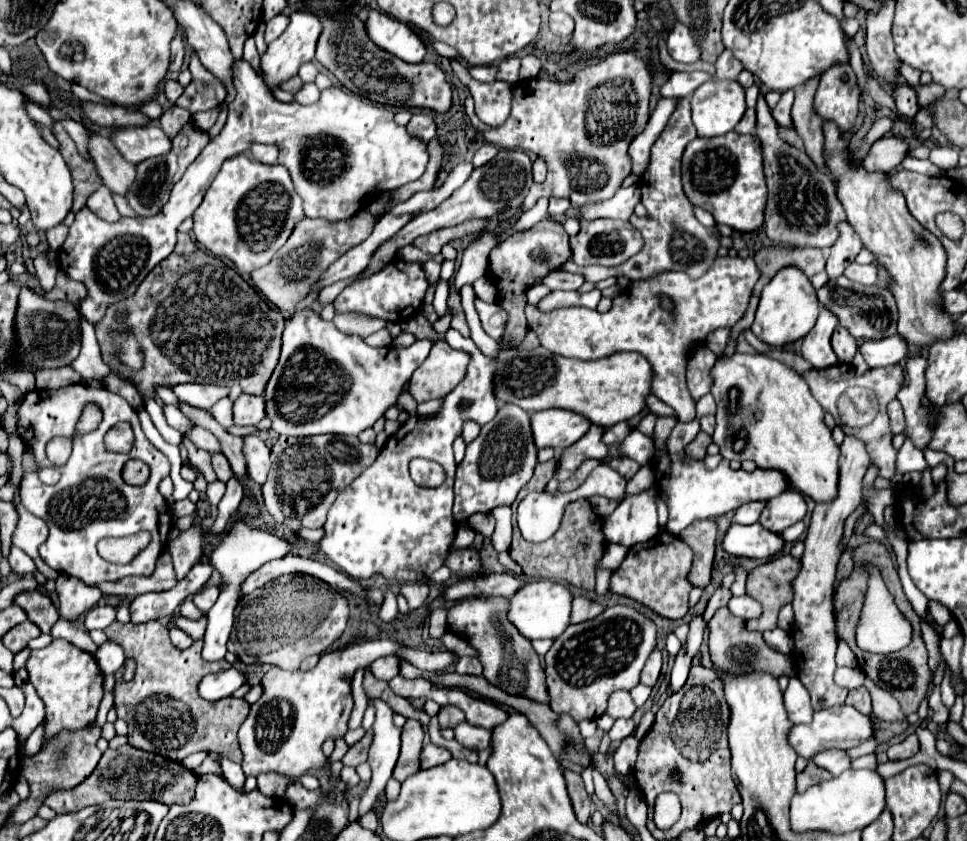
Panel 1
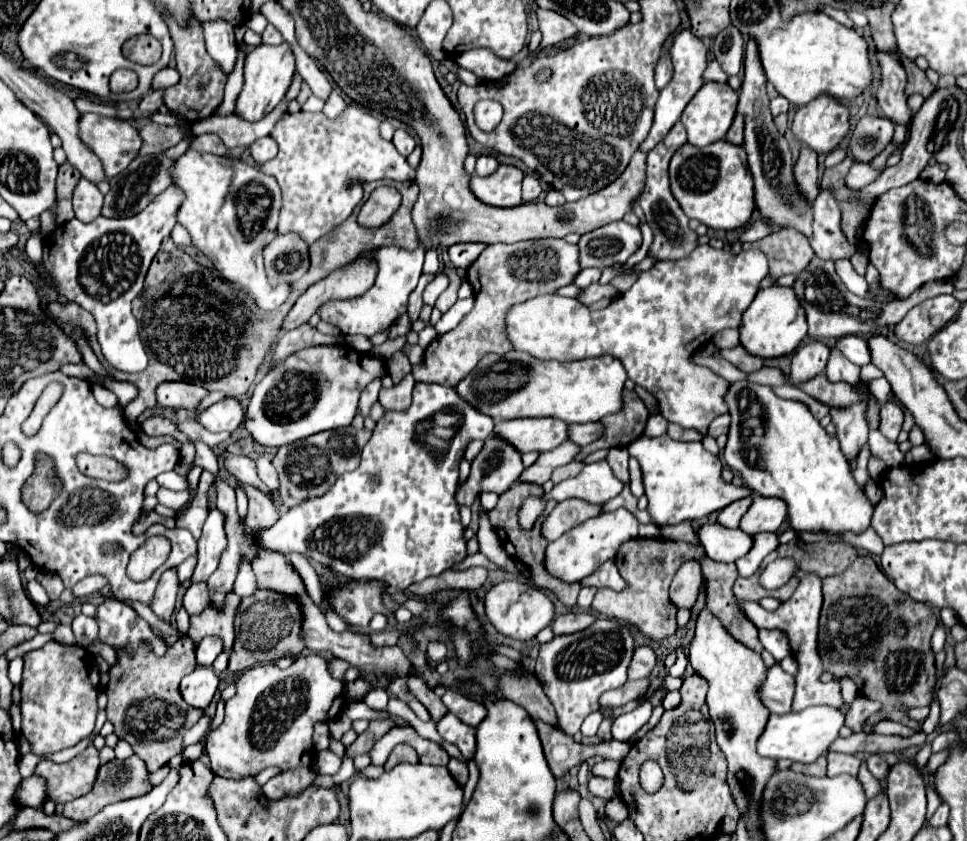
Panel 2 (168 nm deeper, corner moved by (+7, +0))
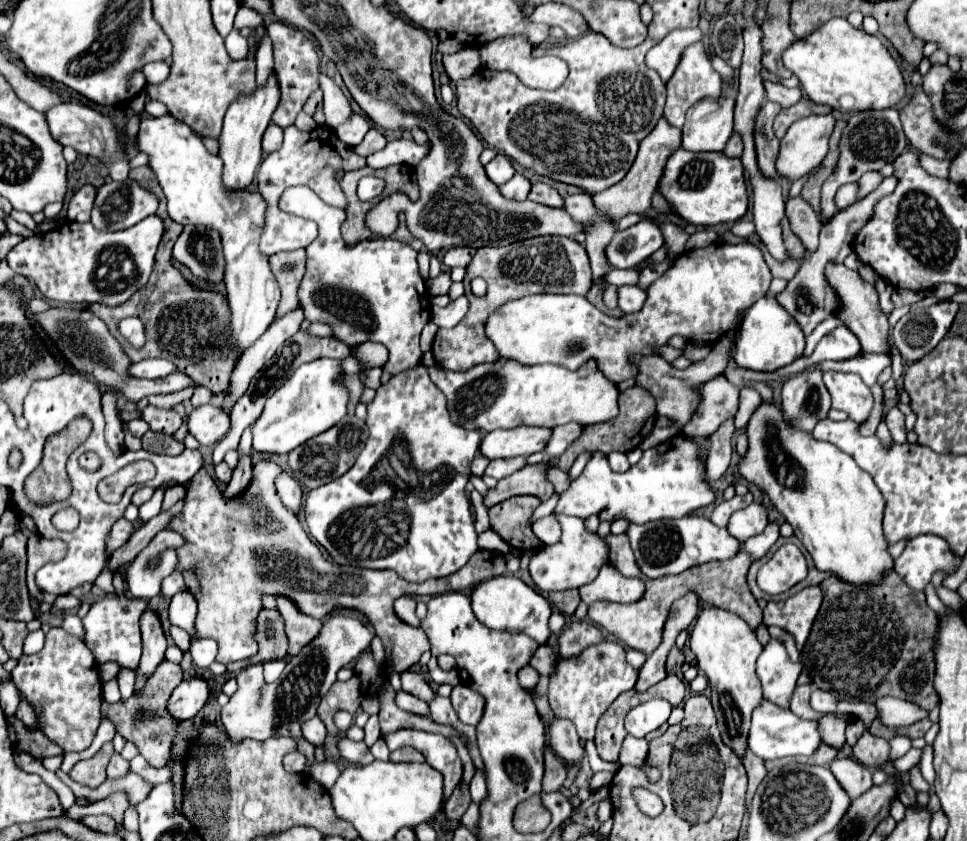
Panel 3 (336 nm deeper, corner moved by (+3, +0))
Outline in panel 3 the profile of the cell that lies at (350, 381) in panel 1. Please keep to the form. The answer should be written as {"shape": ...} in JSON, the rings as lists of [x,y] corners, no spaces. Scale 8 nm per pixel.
{"shape":[[[320,358],[300,366],[290,380],[278,388],[262,410],[262,416],[252,424],[252,446],[258,452],[288,454],[306,440],[336,426],[348,408],[348,388],[344,386],[344,372],[340,360]]]}

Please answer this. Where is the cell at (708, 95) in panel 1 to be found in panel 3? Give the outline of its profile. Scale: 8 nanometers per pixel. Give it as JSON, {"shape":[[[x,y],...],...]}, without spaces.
{"shape":[[[718,96],[718,100],[700,100],[688,114],[682,128],[682,146],[692,152],[722,150],[732,136],[732,116],[736,100]]]}

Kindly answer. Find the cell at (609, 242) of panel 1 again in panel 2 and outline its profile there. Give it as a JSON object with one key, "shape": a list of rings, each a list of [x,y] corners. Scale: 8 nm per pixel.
{"shape":[[[622,220],[610,222],[600,230],[588,232],[580,240],[580,266],[612,268],[624,264],[642,244],[640,226],[630,226]]]}

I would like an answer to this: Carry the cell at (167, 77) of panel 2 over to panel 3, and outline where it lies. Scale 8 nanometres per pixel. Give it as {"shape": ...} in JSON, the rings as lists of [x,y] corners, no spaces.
{"shape":[[[152,62],[142,68],[142,74],[150,84],[160,84],[164,82],[164,78],[170,76],[170,66],[166,62]]]}

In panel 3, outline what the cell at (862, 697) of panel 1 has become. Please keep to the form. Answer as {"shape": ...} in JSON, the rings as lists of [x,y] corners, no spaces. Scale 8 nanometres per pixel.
{"shape":[[[862,720],[848,722],[848,726],[846,726],[846,742],[850,746],[854,746],[858,742],[858,738],[862,736],[862,732],[864,732],[864,722]]]}

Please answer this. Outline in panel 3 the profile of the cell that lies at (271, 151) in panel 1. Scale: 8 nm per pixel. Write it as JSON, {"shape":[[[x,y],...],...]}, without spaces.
{"shape":[[[270,124],[268,130],[264,132],[264,138],[262,138],[264,154],[272,154],[272,152],[280,150],[280,144],[282,144],[282,128],[278,128],[276,124]]]}

